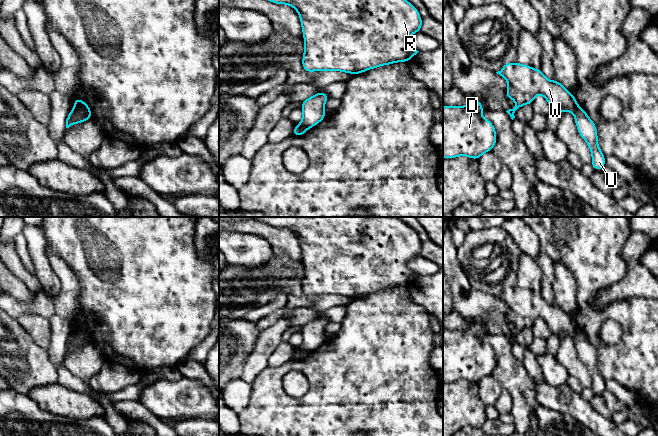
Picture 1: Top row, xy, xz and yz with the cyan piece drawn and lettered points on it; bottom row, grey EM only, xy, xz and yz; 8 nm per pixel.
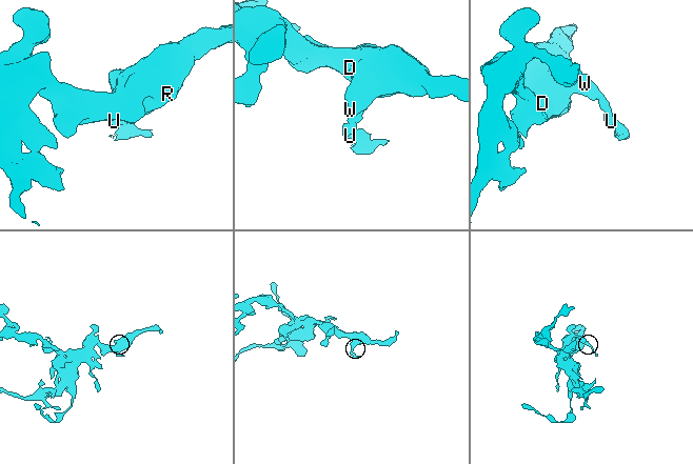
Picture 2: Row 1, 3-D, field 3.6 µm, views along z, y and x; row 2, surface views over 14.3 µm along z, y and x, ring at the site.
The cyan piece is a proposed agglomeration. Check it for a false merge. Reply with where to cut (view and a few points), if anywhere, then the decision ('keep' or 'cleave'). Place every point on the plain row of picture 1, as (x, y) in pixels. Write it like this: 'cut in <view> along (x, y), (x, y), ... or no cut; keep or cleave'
cut in xy along (74, 330), (90, 342); cleave

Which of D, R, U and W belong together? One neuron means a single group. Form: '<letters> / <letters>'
D R W / U

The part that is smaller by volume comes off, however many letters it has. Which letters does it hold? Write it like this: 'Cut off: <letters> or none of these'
Cut off: U

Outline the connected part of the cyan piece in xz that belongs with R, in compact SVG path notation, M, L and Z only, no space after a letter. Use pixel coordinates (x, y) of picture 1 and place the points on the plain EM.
M219 217L219 225L246 219L290 229L299 237L304 262L304 296L341 295L355 300L383 289L408 286L419 276L408 267L408 262L421 254L422 242L414 229L396 217Z

